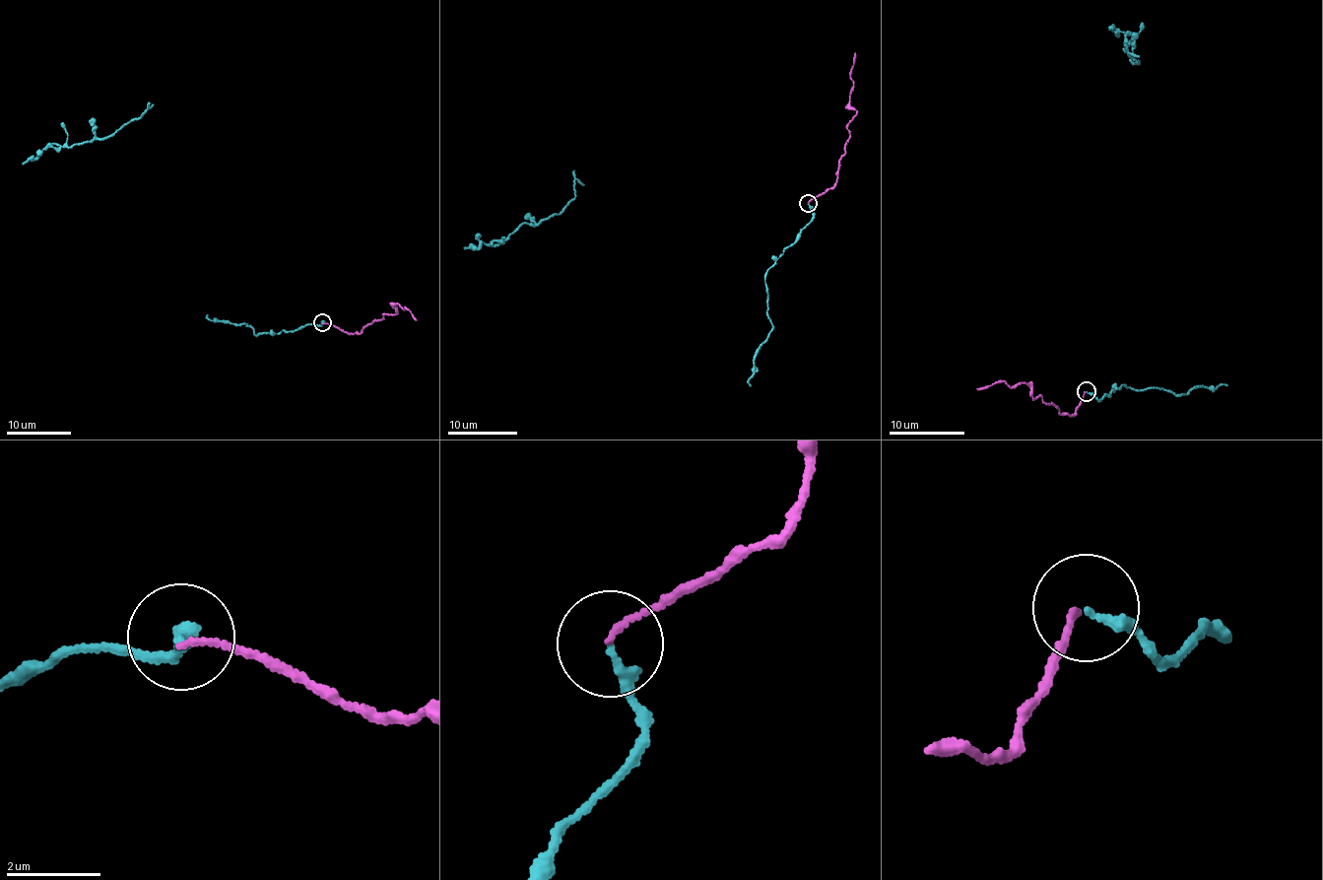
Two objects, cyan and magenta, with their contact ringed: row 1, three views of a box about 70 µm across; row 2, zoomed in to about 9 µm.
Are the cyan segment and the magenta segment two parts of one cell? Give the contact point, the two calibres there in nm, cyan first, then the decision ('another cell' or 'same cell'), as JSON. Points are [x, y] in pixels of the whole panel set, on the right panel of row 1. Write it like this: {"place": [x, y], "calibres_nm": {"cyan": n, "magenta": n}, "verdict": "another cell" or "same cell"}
{"place": [1087, 391], "calibres_nm": {"cyan": 200, "magenta": 110}, "verdict": "same cell"}

